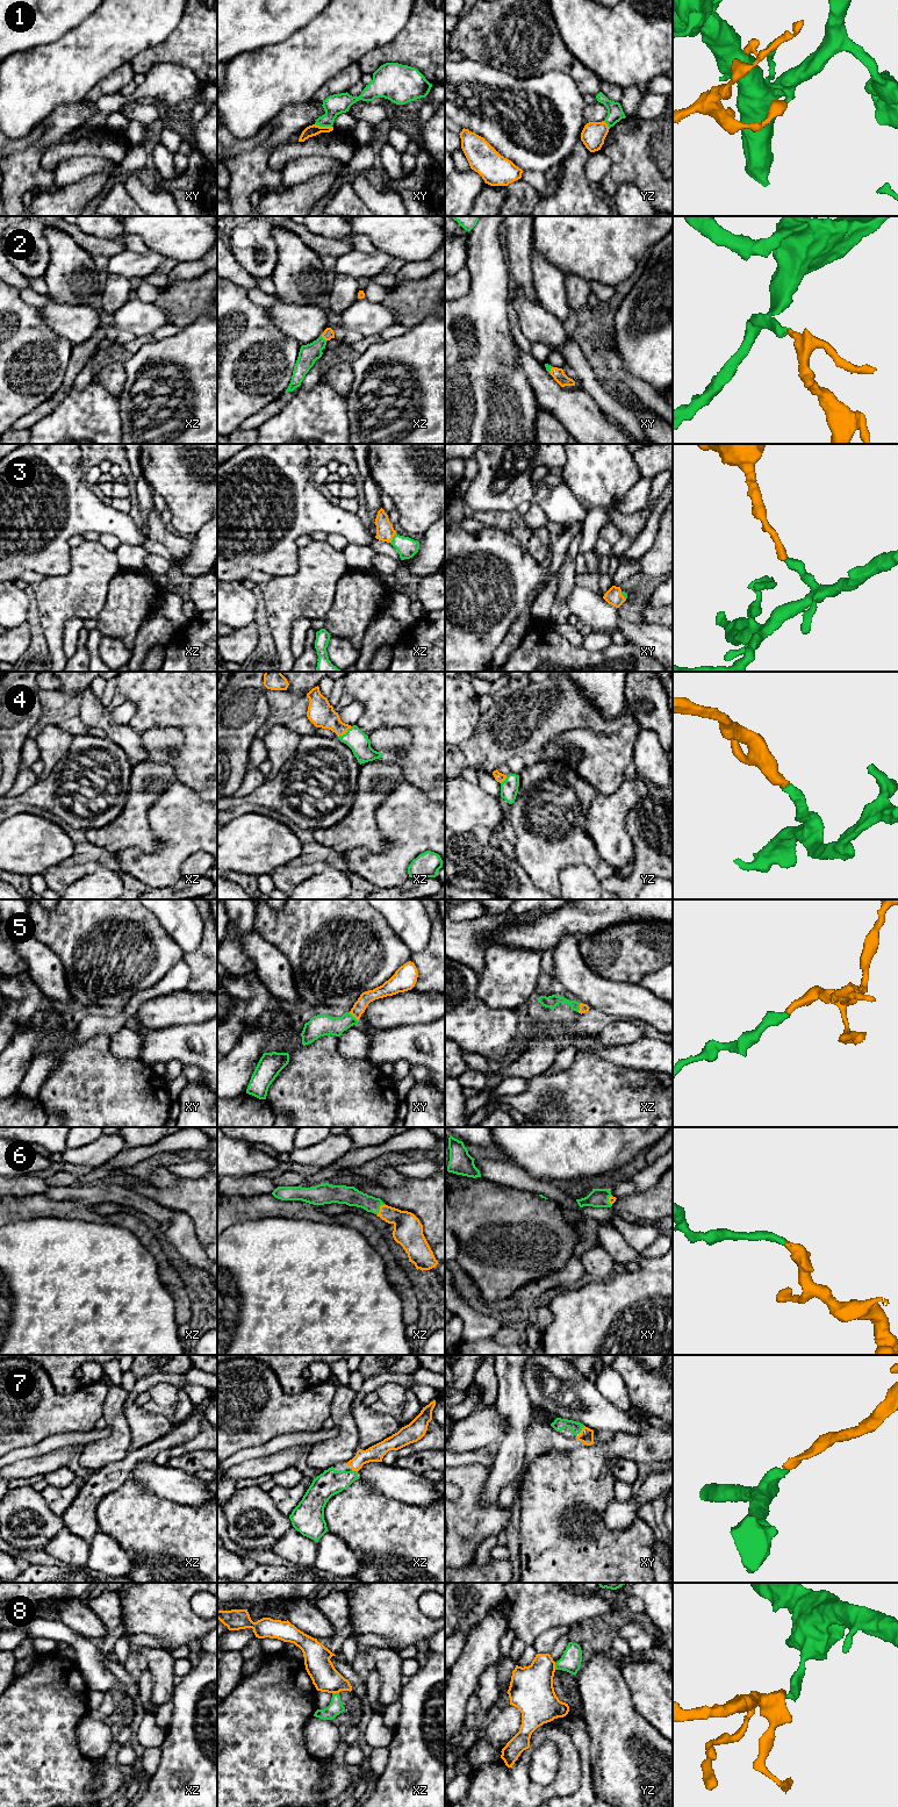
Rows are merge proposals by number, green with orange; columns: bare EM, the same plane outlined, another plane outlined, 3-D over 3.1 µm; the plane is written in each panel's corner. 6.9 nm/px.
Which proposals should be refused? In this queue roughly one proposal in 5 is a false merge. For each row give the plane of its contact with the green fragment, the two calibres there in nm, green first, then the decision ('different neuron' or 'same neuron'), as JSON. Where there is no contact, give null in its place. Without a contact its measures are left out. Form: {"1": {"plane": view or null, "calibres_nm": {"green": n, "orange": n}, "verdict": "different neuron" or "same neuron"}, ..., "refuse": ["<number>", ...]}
{"1": {"plane": "xy", "calibres_nm": {"green": 140, "orange": 80}, "verdict": "different neuron"}, "2": {"plane": "xz", "calibres_nm": {"green": 140, "orange": 70}, "verdict": "same neuron"}, "3": {"plane": "xz", "calibres_nm": {"green": 140, "orange": 130}, "verdict": "same neuron"}, "4": {"plane": "xz", "calibres_nm": {"green": 150, "orange": 180}, "verdict": "same neuron"}, "5": {"plane": "xz", "calibres_nm": {"green": 90, "orange": 60}, "verdict": "same neuron"}, "6": {"plane": "xz", "calibres_nm": {"green": 130, "orange": 200}, "verdict": "same neuron"}, "7": {"plane": "xy", "calibres_nm": {"green": 90, "orange": 100}, "verdict": "same neuron"}, "8": {"plane": "xz", "calibres_nm": {"green": 100, "orange": 190}, "verdict": "different neuron"}, "refuse": ["1", "8"]}

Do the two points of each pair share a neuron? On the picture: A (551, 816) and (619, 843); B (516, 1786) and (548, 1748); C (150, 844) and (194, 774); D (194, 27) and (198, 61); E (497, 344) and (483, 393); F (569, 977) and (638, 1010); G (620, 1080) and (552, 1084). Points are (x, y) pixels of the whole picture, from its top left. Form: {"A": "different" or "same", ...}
{"A": "different", "B": "different", "C": "different", "D": "same", "E": "same", "F": "same", "G": "same"}

